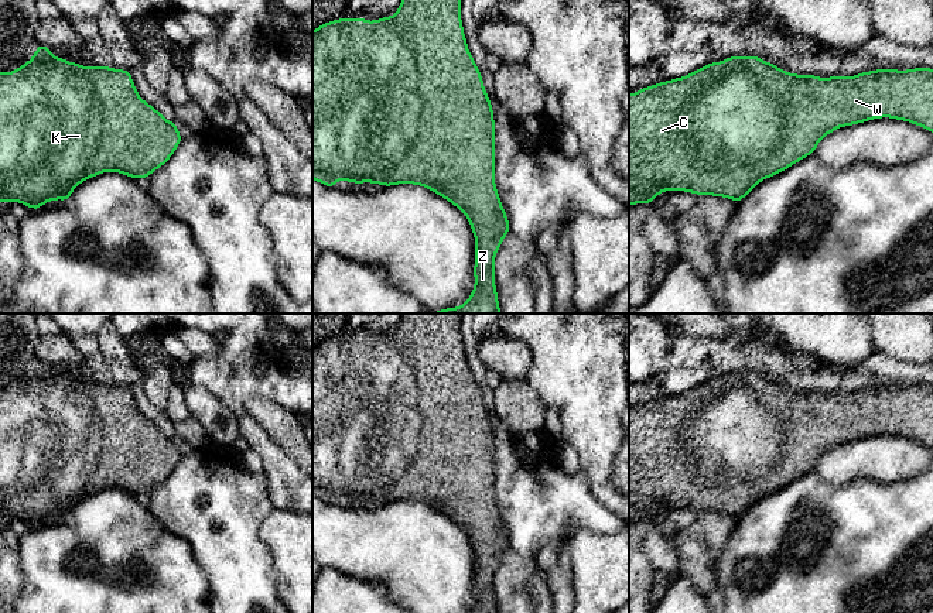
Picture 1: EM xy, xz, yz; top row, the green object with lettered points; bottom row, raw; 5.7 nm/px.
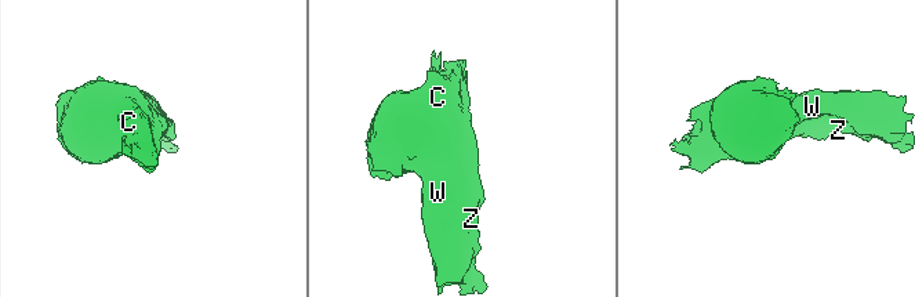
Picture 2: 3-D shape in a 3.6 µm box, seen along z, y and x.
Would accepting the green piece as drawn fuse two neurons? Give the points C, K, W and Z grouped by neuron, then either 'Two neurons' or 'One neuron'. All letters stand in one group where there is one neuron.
Groups: C K W Z. One neuron

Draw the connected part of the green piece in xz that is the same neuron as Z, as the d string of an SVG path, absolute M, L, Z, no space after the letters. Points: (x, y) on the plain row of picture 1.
M403 314L394 332L375 338L359 335L336 335L312 347L312 496L335 504L336 497L352 500L400 500L421 501L458 524L469 537L475 554L475 602L469 613L498 613L495 602L495 572L509 551L509 534L500 518L495 500L495 435L483 395L468 366L461 335L461 314Z

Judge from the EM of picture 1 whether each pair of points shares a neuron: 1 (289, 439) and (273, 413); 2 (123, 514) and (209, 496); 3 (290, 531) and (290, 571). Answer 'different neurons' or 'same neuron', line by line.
1: same neuron
2: different neurons
3: same neuron

